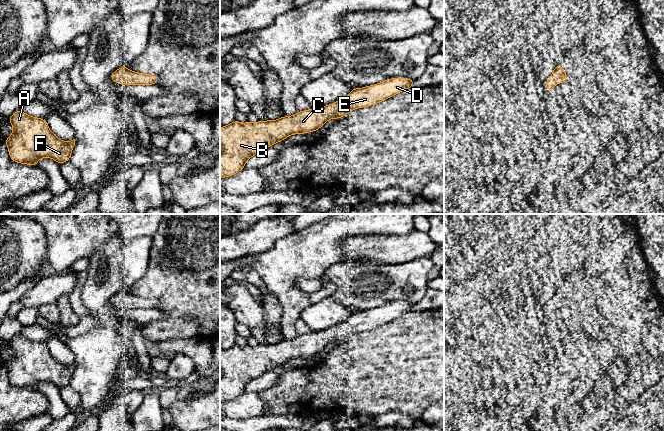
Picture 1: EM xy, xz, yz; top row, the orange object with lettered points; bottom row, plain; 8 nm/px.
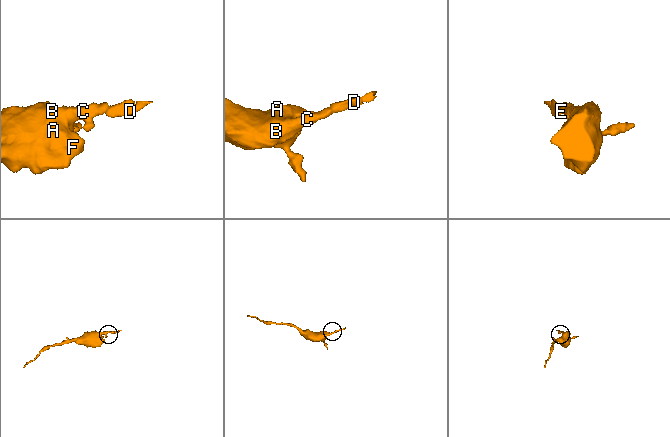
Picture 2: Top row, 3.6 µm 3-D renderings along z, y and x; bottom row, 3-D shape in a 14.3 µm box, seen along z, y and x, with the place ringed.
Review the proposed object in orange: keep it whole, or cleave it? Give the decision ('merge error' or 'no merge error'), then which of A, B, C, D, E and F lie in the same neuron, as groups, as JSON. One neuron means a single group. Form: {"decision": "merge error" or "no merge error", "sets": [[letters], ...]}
{"decision": "no merge error", "sets": [["A", "B", "C", "D", "E", "F"]]}

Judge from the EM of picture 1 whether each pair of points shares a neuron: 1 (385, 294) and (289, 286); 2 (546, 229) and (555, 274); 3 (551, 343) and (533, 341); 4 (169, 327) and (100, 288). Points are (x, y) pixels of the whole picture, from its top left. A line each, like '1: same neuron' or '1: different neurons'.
1: different neurons
2: different neurons
3: different neurons
4: different neurons

